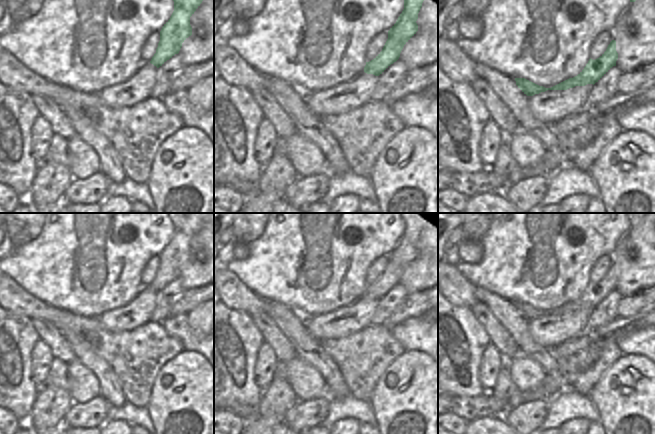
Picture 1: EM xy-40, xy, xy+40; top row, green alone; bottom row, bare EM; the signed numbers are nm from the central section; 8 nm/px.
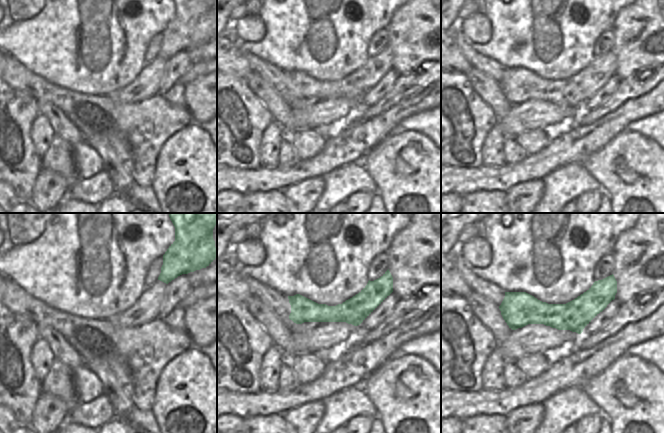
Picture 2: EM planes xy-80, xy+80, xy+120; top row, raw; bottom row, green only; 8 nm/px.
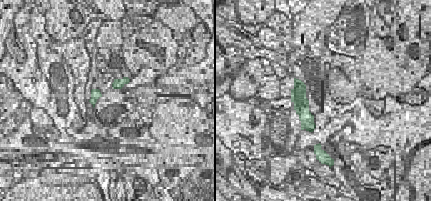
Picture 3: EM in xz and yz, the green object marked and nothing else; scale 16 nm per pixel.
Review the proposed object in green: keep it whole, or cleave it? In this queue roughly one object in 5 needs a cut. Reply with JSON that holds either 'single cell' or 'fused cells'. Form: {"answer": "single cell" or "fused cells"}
{"answer": "single cell"}

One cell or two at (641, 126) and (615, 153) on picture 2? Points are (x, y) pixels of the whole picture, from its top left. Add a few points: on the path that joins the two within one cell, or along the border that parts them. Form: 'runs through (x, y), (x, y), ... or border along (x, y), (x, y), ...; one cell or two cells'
border along (627, 129), (639, 132), (653, 140); two cells

